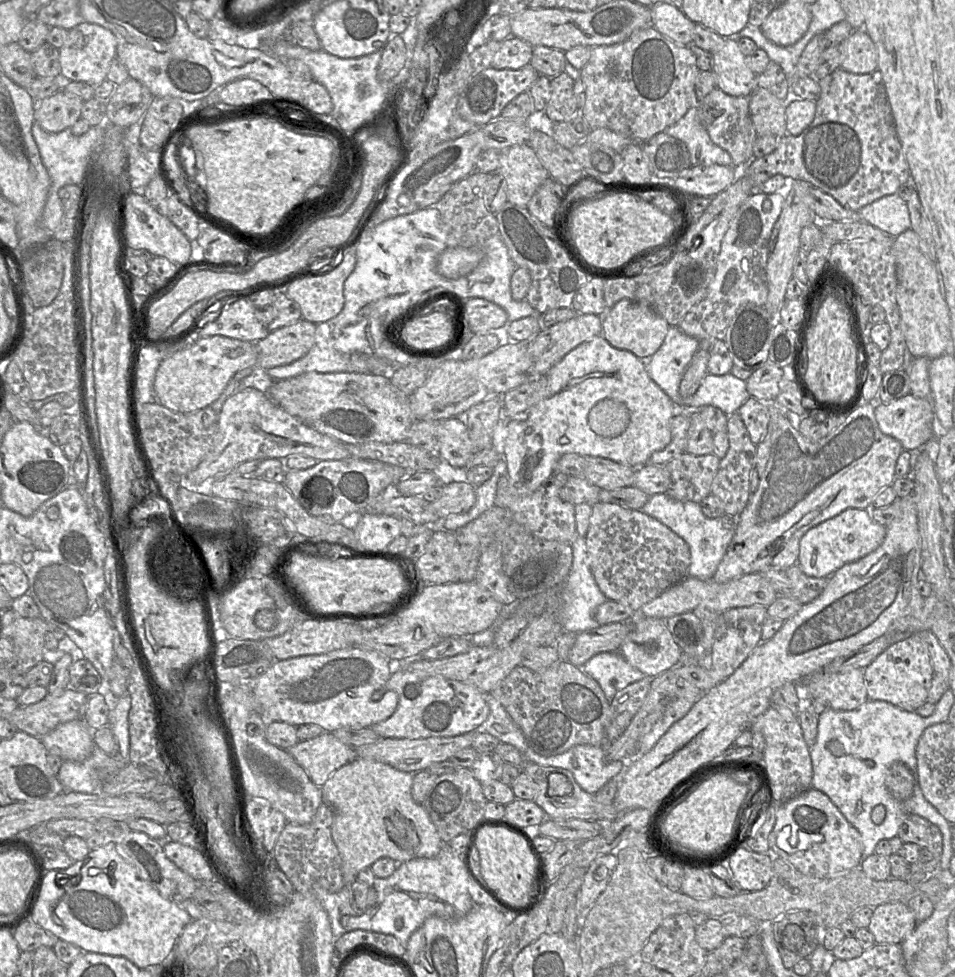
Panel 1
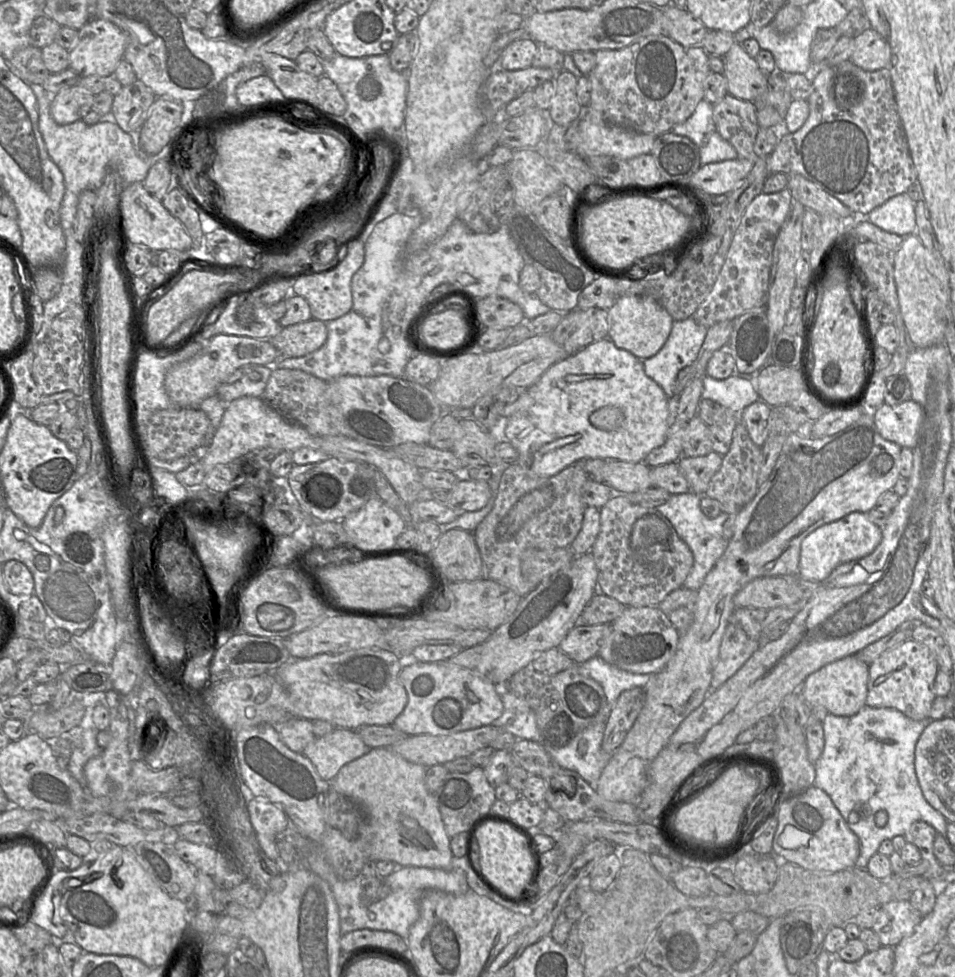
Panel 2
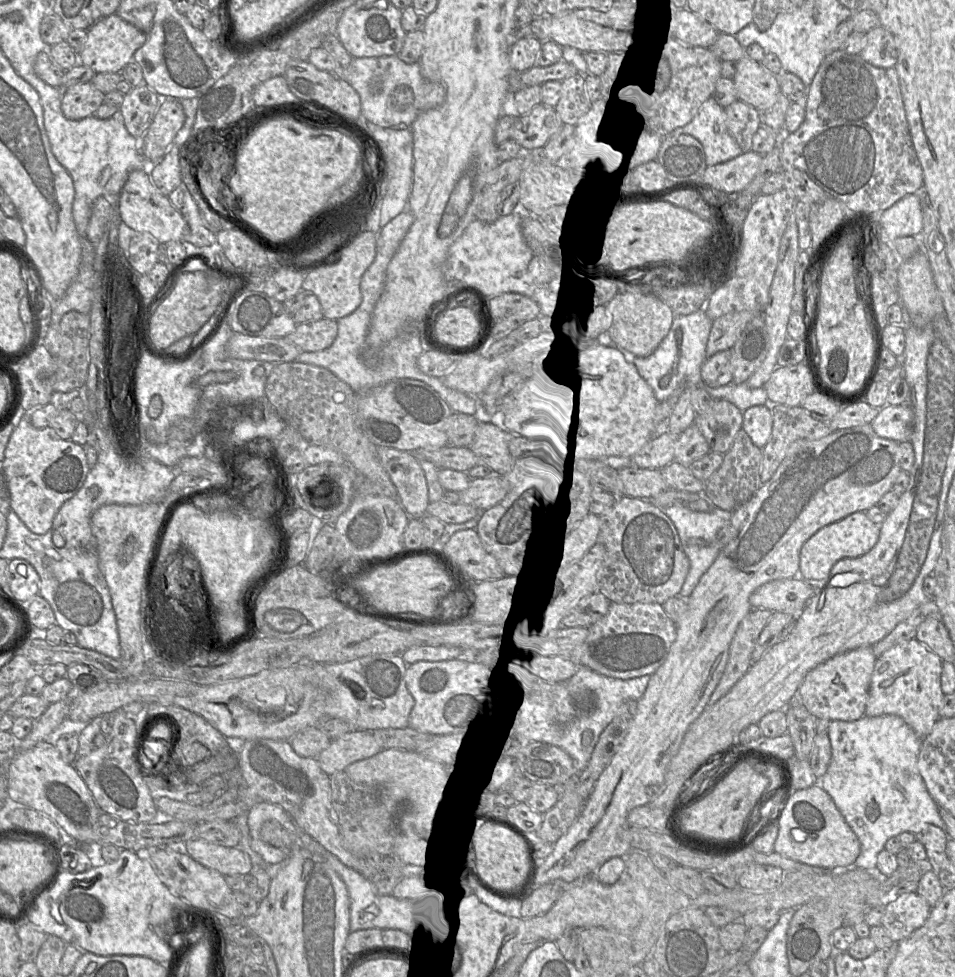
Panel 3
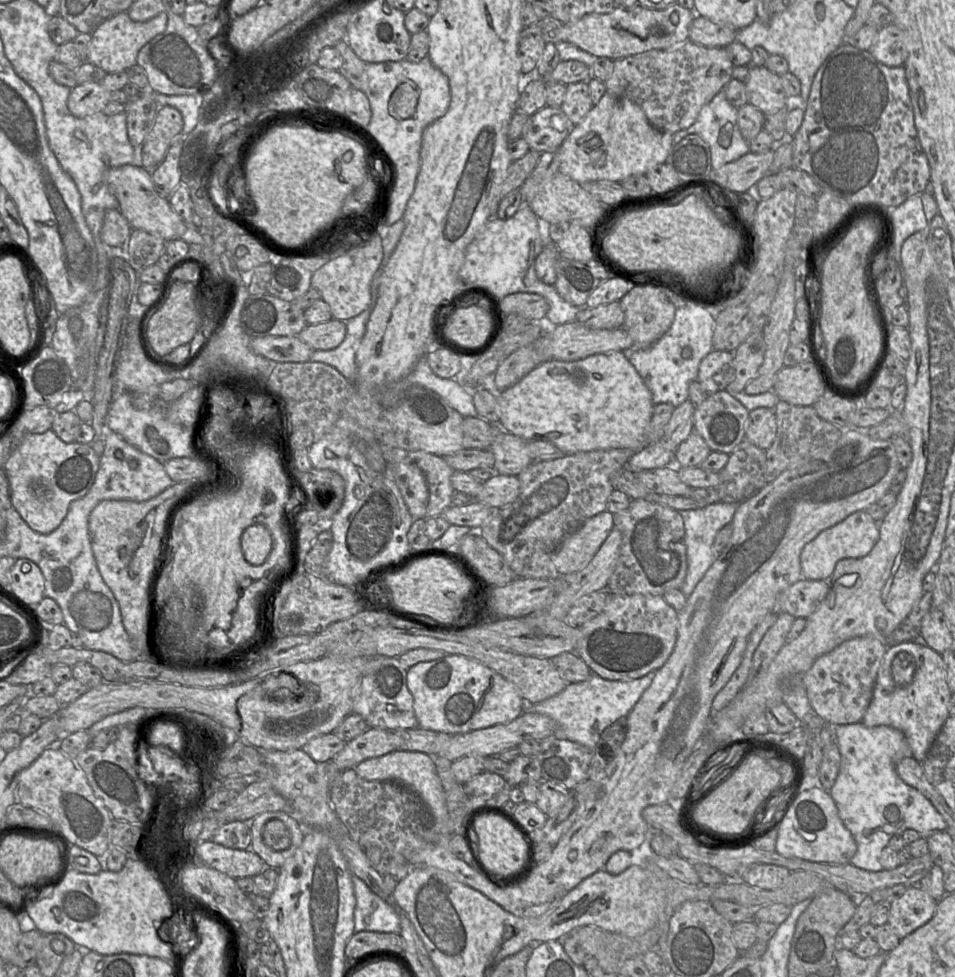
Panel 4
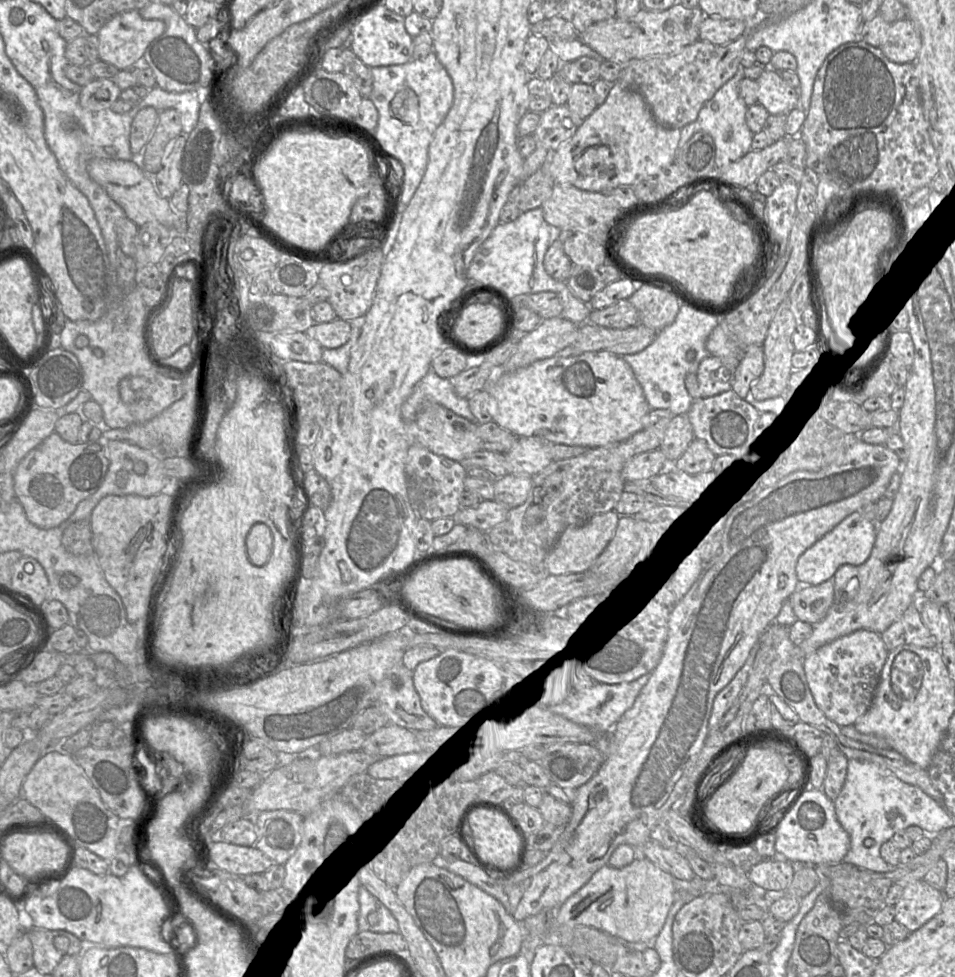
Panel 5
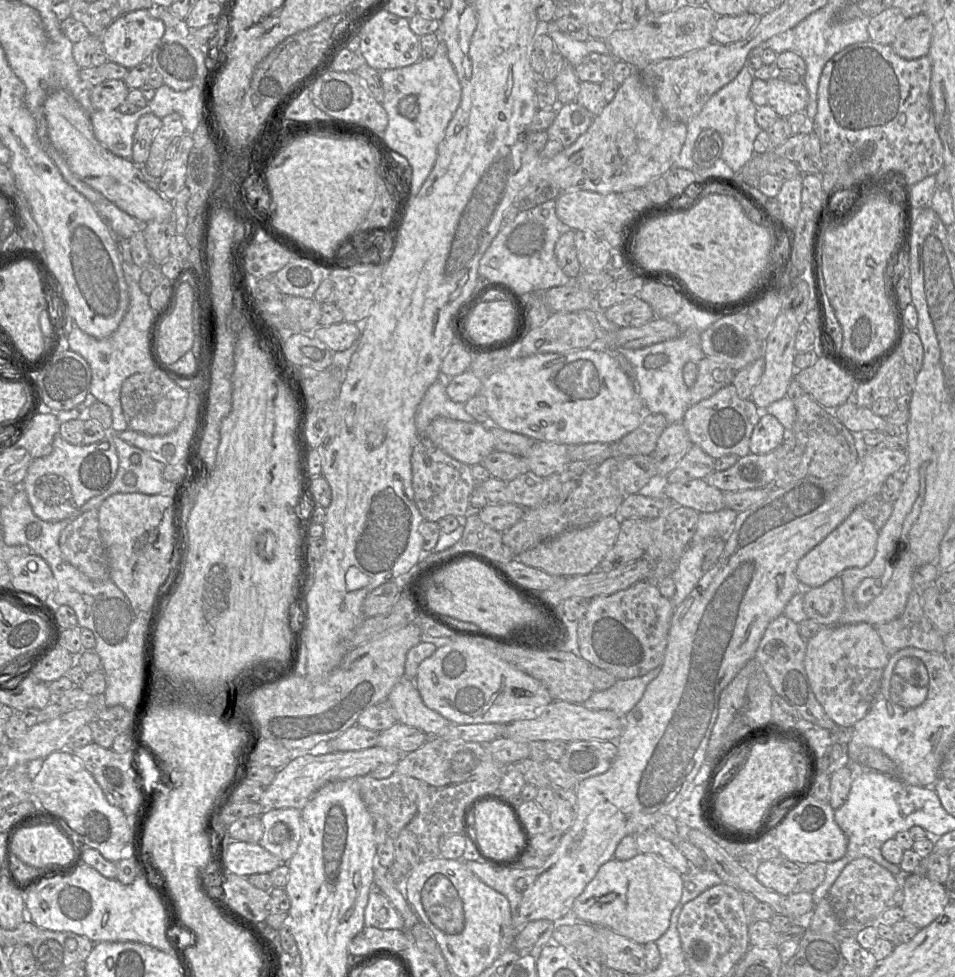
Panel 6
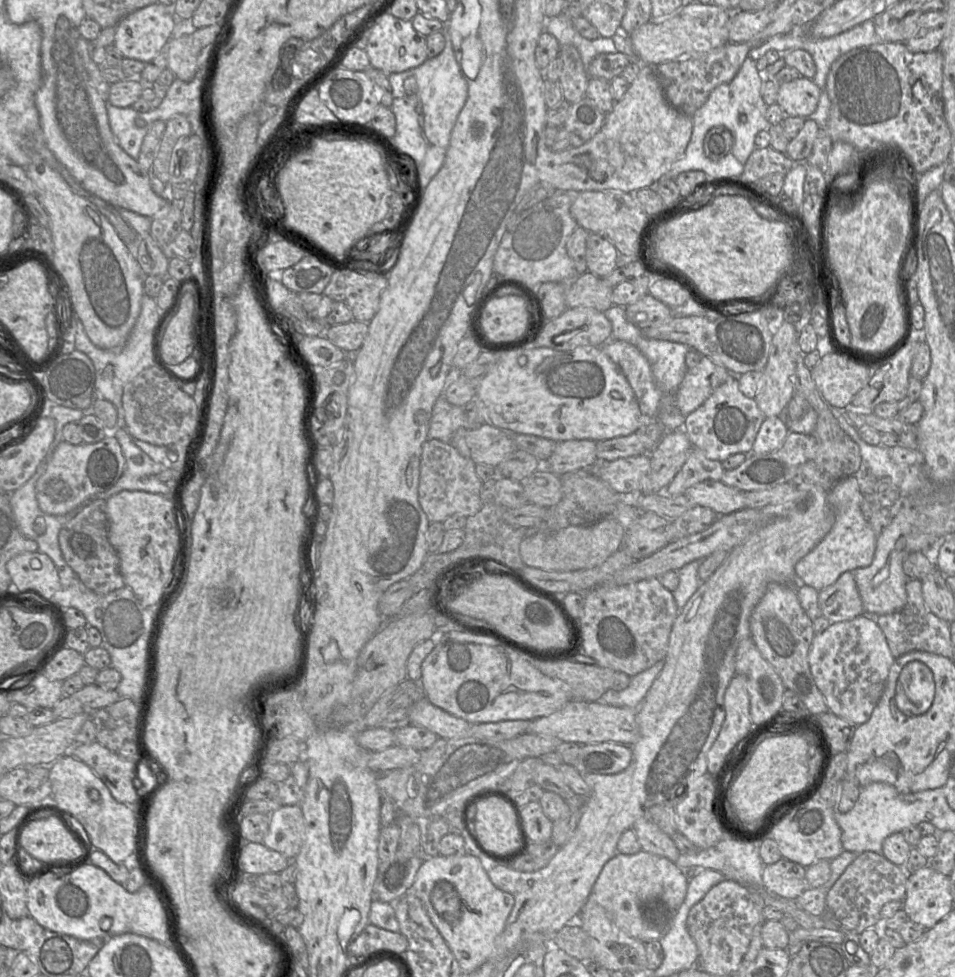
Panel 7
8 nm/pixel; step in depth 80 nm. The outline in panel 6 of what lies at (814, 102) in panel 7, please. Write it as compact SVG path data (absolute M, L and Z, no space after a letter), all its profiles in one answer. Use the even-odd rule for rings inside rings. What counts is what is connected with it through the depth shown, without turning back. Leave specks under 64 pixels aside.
M773 77L767 81L767 105L772 107L779 117L788 116L804 112L808 103L808 90L801 81L796 84L790 84Z

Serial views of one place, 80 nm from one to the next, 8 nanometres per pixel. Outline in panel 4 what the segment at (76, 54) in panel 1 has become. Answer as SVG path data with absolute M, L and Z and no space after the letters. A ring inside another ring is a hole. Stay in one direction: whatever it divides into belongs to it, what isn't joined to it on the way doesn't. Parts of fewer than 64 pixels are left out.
M120 12L101 22L91 33L88 62L100 67L107 74L126 71L137 63L137 56L142 47L167 26L167 14L160 13L146 22L133 21L127 12Z

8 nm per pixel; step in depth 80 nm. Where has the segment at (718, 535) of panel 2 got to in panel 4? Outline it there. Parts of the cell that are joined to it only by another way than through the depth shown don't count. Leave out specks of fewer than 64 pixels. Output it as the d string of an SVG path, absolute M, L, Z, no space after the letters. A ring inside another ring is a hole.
M715 503L701 509L678 511L684 521L685 543L687 551L687 574L680 590L687 597L692 594L700 580L715 560L712 545L717 533L730 524L737 511L738 504Z

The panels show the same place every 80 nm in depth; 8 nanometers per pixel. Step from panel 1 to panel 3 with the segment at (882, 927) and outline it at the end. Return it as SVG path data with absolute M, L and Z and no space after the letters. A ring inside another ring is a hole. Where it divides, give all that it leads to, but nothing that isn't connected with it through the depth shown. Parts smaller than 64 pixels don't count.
M916 892L902 894L885 906L881 926L890 939L898 943L922 927L931 909Z

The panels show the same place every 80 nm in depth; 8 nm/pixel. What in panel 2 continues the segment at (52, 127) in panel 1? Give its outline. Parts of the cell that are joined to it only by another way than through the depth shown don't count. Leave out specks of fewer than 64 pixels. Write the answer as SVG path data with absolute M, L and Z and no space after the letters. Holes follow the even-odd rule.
M74 85L51 96L50 113L59 125L82 120L92 109L94 96L87 89Z

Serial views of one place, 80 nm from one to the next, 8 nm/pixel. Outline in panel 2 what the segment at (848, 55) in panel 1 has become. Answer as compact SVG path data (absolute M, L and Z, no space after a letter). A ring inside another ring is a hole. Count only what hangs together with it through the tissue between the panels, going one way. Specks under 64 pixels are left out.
M868 28L854 37L854 50L850 61L866 71L875 71L890 66L891 50L886 40L873 28Z

